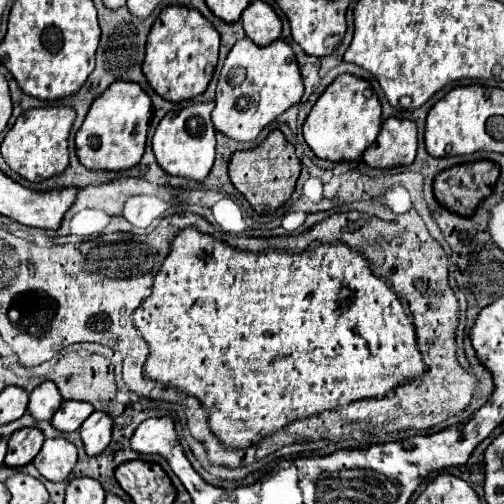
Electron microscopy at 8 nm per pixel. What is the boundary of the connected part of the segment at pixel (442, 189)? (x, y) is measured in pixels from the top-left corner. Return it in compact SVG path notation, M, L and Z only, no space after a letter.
M492 160L446 168L434 178L434 198L454 214L472 216L480 202L492 194L498 174L498 166Z

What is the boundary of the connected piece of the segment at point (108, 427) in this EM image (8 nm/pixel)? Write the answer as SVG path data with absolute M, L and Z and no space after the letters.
M96 410L94 414L90 414L84 424L80 426L80 434L82 434L82 442L86 448L88 456L96 456L100 452L106 450L106 446L110 444L110 436L112 436L112 418L106 412Z

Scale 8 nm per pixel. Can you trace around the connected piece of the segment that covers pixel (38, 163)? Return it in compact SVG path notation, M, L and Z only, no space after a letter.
M44 106L22 112L2 142L4 160L30 182L42 182L64 172L68 166L68 134L74 118L76 112L70 106Z

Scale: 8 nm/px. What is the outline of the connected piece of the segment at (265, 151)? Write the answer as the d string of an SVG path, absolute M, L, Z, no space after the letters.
M272 130L260 146L234 152L228 162L228 170L232 184L250 202L250 206L258 214L268 214L268 212L276 212L290 198L296 180L302 172L302 164L294 154L294 146L286 142L284 134L280 130Z

